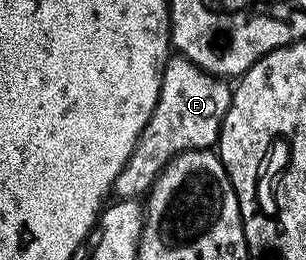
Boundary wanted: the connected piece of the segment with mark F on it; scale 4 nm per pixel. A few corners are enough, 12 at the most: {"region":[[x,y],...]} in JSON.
{"region":[[182,56],[113,187],[138,199],[177,154],[219,141],[233,86]]}

